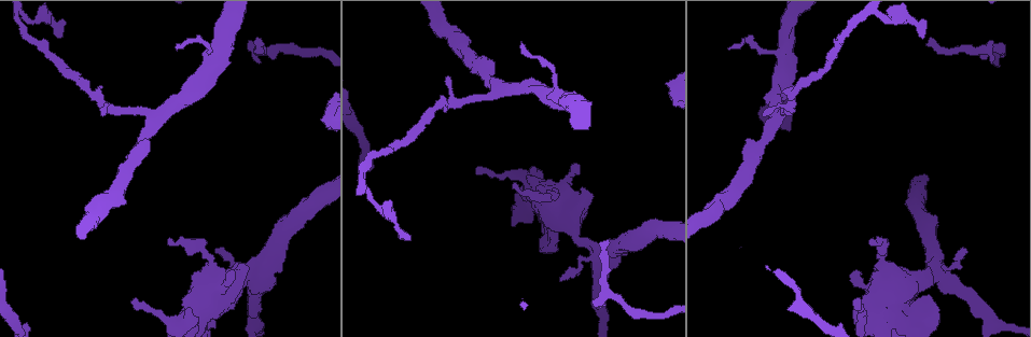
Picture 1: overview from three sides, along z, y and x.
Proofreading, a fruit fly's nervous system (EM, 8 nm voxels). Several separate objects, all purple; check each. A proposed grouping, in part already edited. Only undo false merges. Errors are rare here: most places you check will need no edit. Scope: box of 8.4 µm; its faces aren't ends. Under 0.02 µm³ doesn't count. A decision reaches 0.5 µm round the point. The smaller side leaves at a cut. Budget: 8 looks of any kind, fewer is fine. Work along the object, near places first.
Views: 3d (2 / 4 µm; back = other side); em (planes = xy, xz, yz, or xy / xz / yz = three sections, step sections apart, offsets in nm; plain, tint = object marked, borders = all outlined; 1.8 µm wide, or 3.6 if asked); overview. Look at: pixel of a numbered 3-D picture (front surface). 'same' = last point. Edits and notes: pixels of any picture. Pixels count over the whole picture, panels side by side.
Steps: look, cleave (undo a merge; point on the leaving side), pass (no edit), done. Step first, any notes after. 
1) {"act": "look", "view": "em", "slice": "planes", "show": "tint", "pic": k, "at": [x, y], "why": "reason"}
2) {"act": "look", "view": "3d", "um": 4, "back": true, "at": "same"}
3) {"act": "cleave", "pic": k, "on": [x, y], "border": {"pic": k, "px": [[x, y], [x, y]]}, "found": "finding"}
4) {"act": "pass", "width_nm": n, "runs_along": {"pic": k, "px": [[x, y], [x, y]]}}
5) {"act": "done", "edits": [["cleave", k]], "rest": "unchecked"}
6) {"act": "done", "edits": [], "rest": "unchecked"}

{"act": "look", "view": "em", "slice": "planes", "show": "tint", "pic": 1, "at": [501, 91], "why": "three-way junction"}

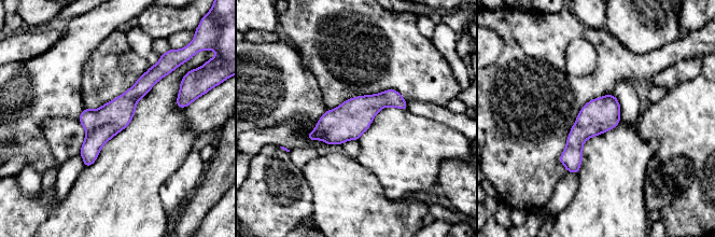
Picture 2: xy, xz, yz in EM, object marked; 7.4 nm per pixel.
{"act": "pass", "width_nm": 240, "runs_along": {"pic": 2, "px": [[156, 68], [99, 130], [87, 163]]}, "found": "one neuron here"}

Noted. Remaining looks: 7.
{"act": "look", "view": "3d", "um": 2, "pic": 1, "at": [943, 276], "why": "three-way junction"}

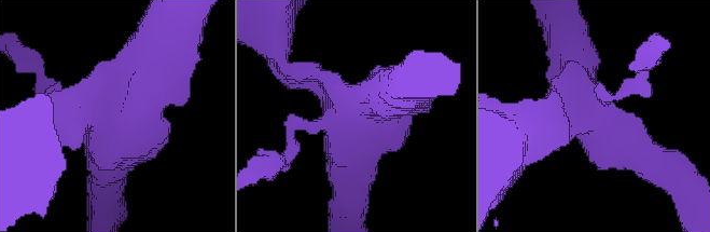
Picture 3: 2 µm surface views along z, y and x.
{"act": "look", "view": "em", "um": 3.6, "slice": "xy", "step": 16, "show": "plain", "pic": 3, "at": [592, 113], "why": "need the tissue"}

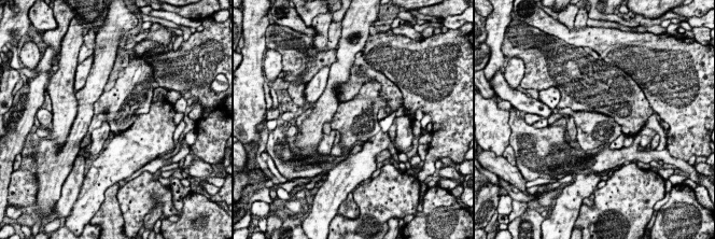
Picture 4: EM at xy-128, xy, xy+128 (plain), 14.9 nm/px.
{"act": "look", "view": "em", "um": 3.6, "slice": "xy", "step": 16, "show": "tint", "at": "same", "why": "where the object lies"}

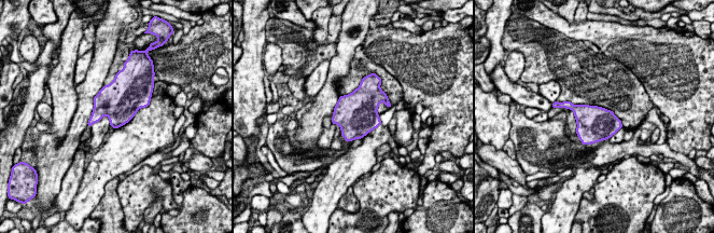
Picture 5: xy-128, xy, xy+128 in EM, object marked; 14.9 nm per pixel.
{"act": "pass", "found": "one neuron here"}

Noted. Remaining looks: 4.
{"act": "look", "view": "em", "slice": "planes", "show": "tint", "pic": 1, "at": [994, 322]}

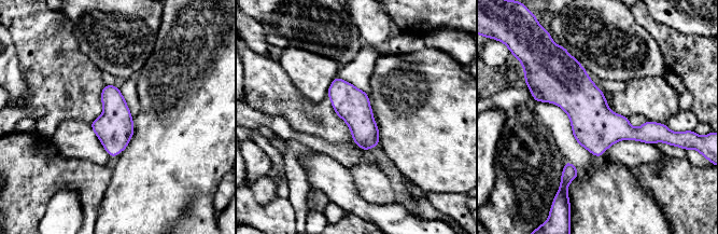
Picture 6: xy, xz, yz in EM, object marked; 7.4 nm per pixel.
{"act": "pass", "width_nm": 260, "found": "continuous, no second neuron"}

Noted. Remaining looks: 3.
{"act": "done", "edits": [], "rest": "unchecked"}

